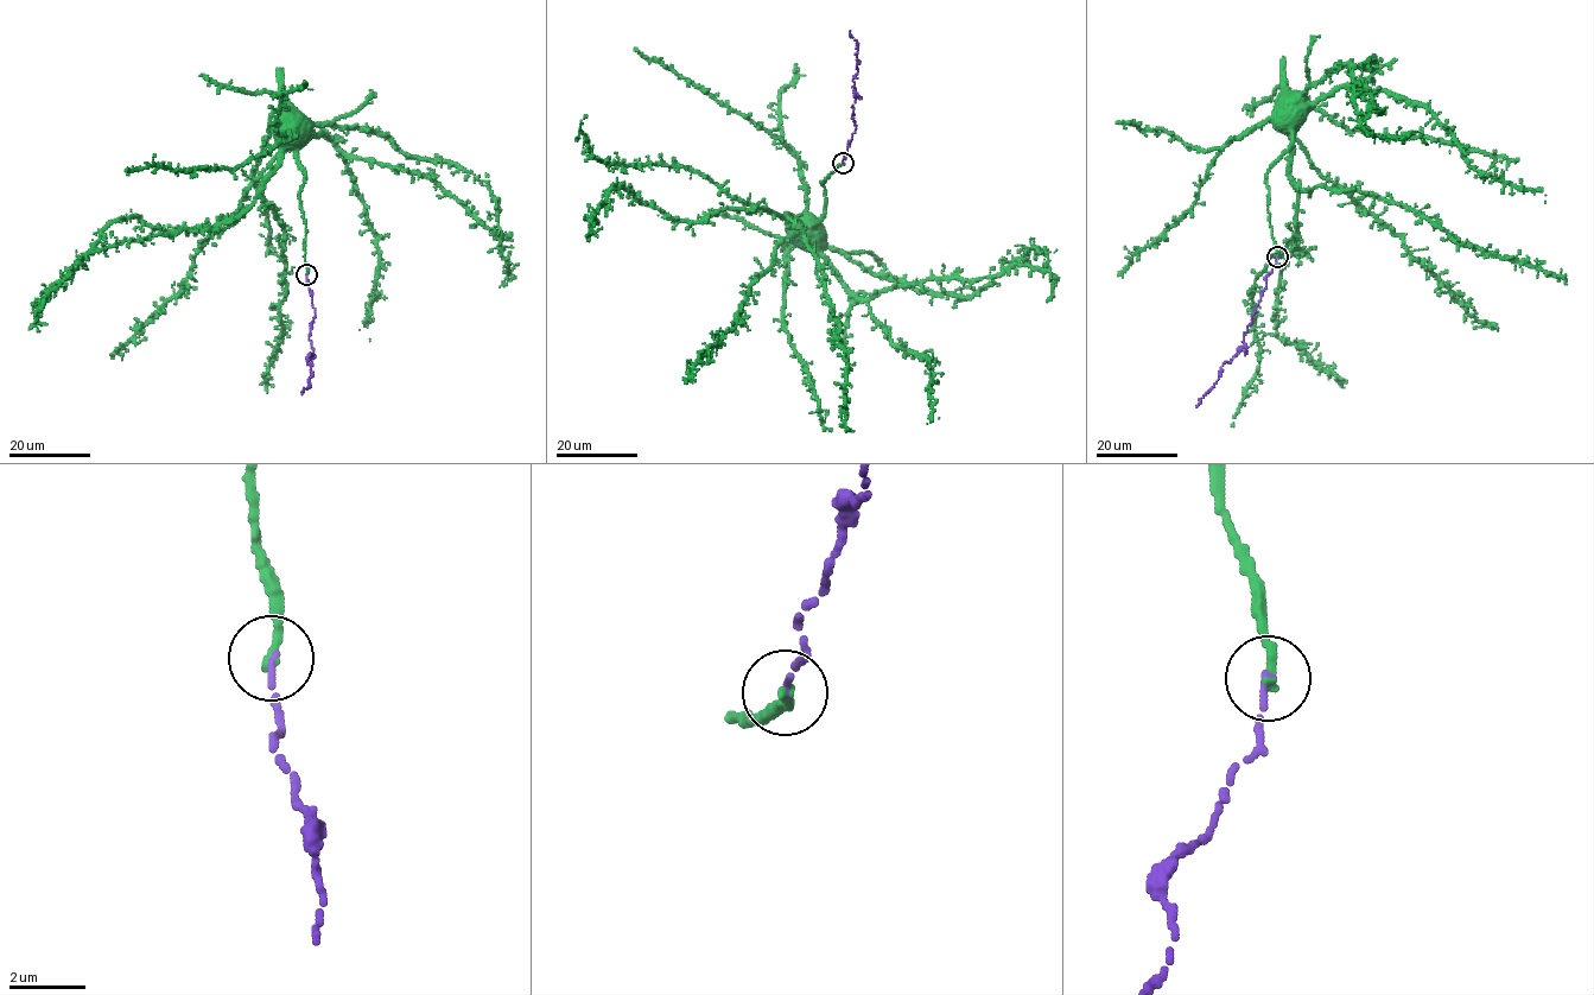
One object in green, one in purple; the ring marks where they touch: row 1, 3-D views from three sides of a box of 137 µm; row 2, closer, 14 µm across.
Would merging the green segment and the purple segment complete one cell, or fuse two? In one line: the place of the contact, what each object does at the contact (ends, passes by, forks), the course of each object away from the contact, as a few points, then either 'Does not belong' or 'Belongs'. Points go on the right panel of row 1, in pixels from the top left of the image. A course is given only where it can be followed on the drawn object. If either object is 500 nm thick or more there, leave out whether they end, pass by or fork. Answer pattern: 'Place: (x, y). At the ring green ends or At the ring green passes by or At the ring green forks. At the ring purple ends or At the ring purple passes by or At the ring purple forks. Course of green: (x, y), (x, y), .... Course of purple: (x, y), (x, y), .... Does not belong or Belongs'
Place: (1277, 257). At the ring green ends. At the ring purple ends. Course of green: (1277, 257), (1267, 172), (1313, 106), (1364, 84), (1363, 127), (1427, 145). Course of purple: (1277, 257), (1265, 279), (1267, 287), (1251, 315), (1244, 343), (1224, 363), (1217, 382), (1195, 406). Does not belong

